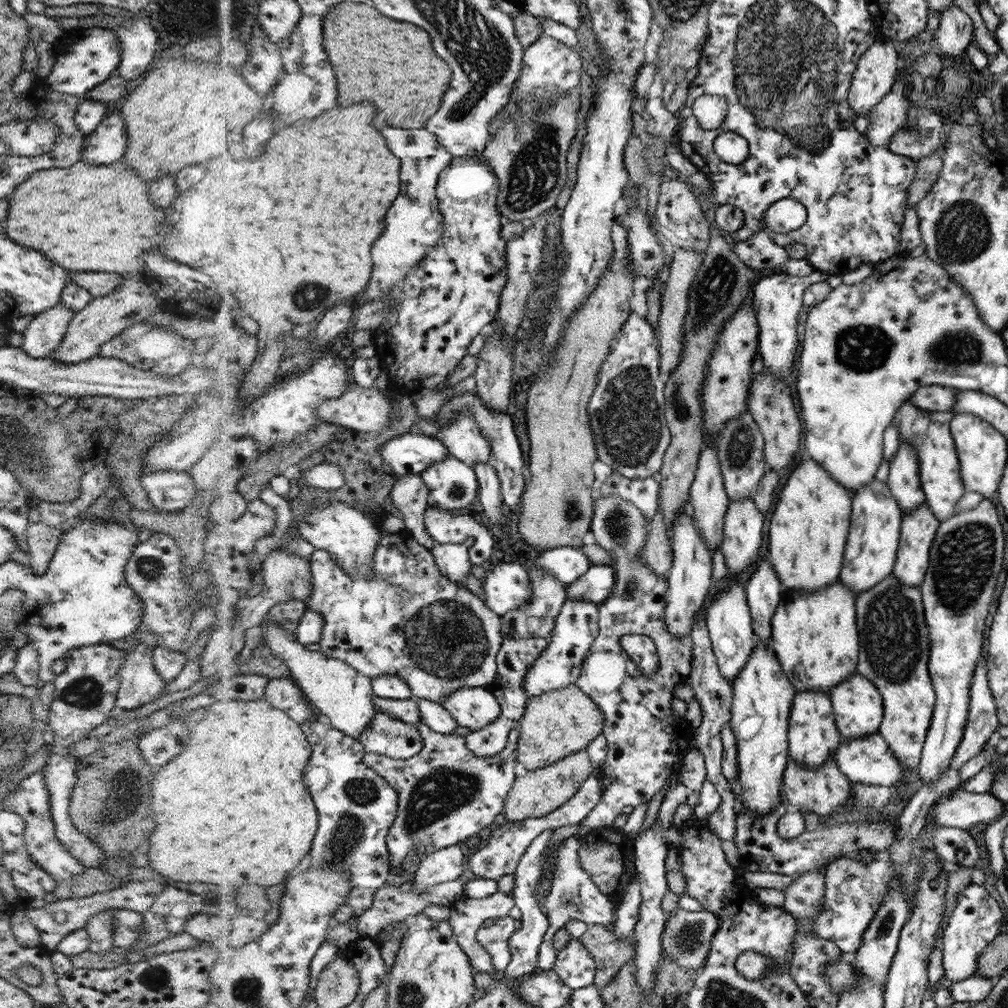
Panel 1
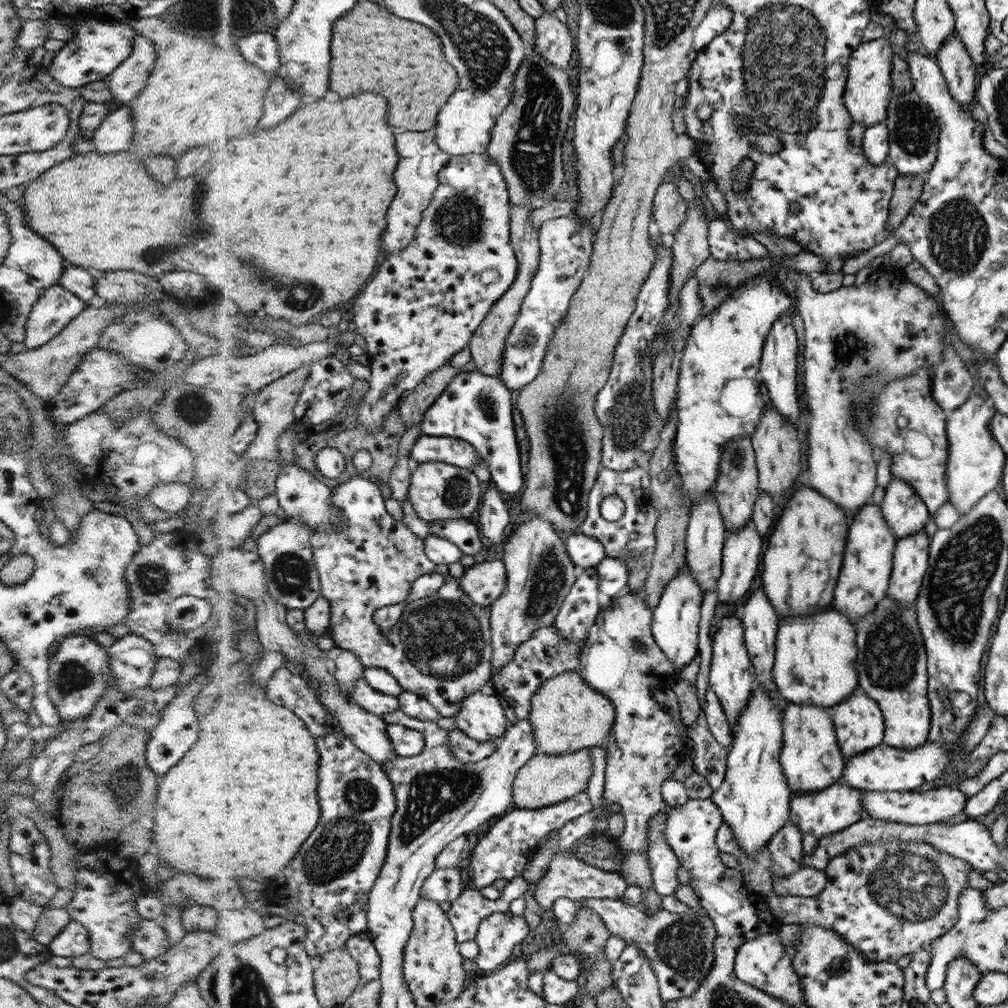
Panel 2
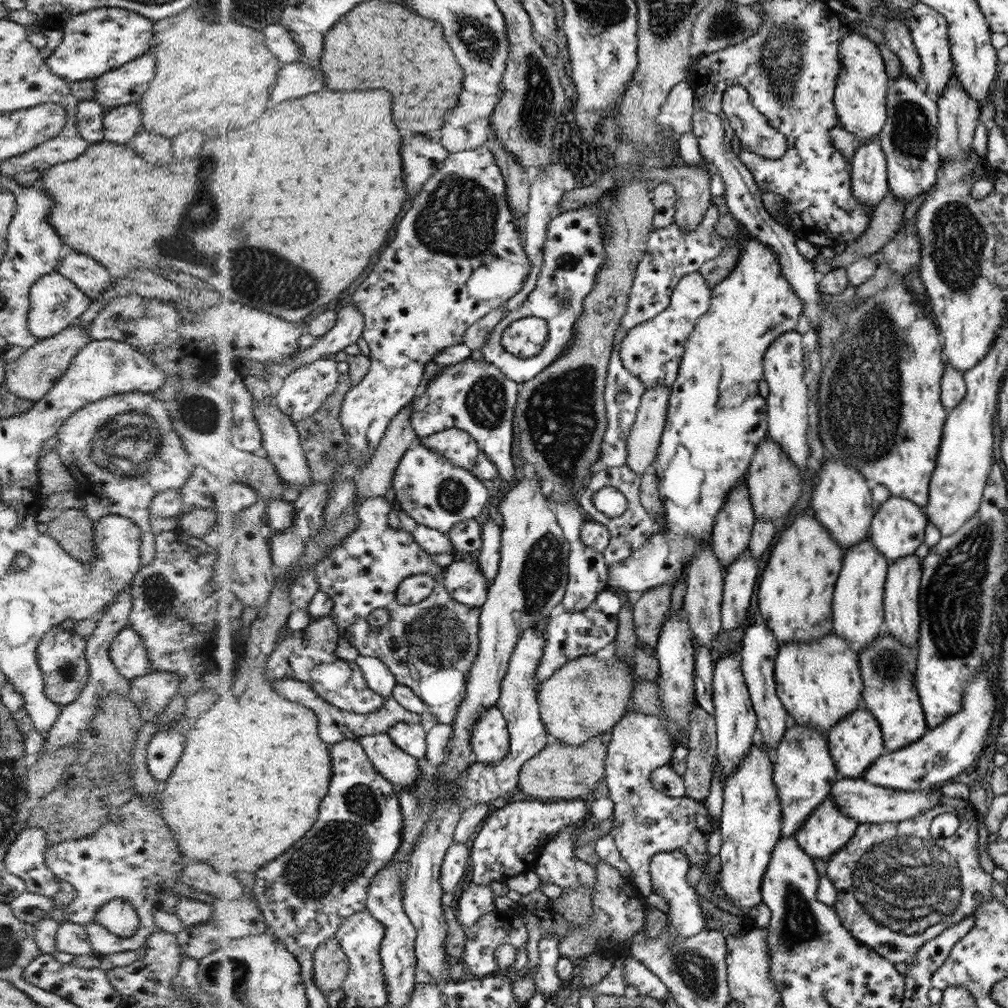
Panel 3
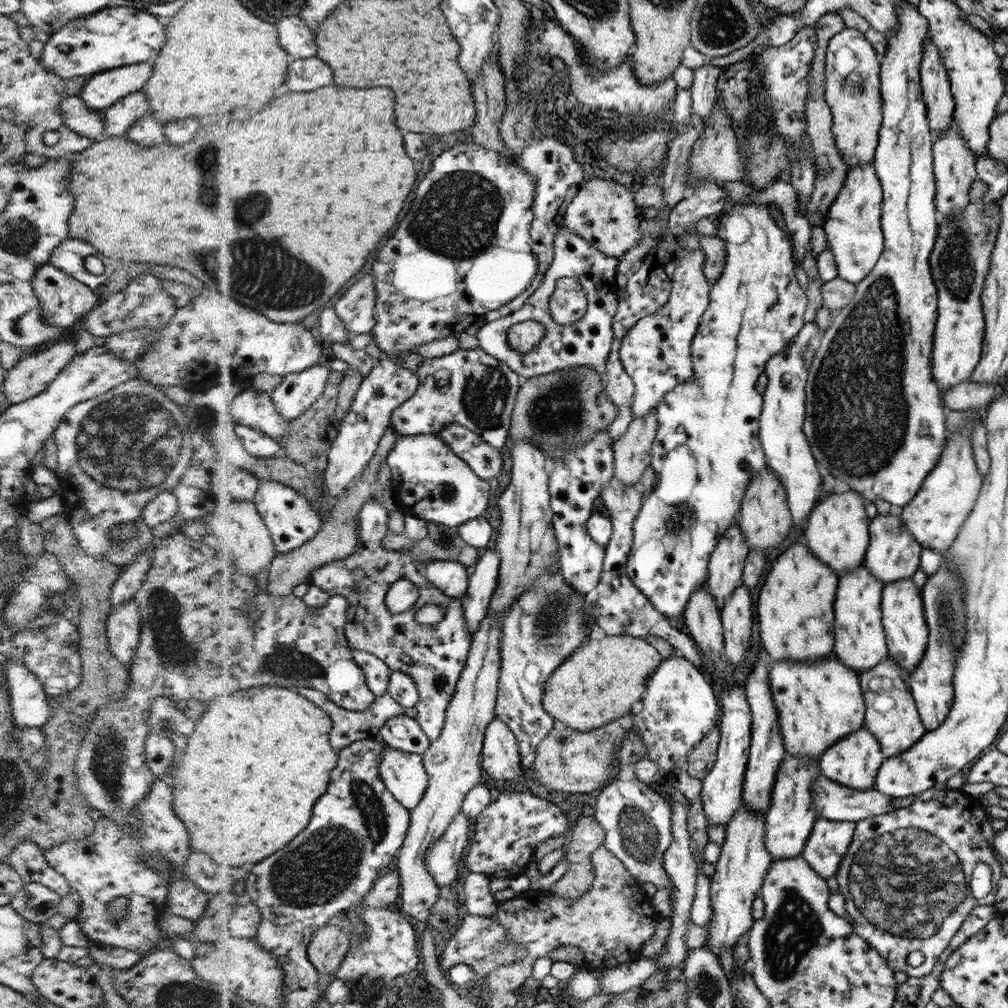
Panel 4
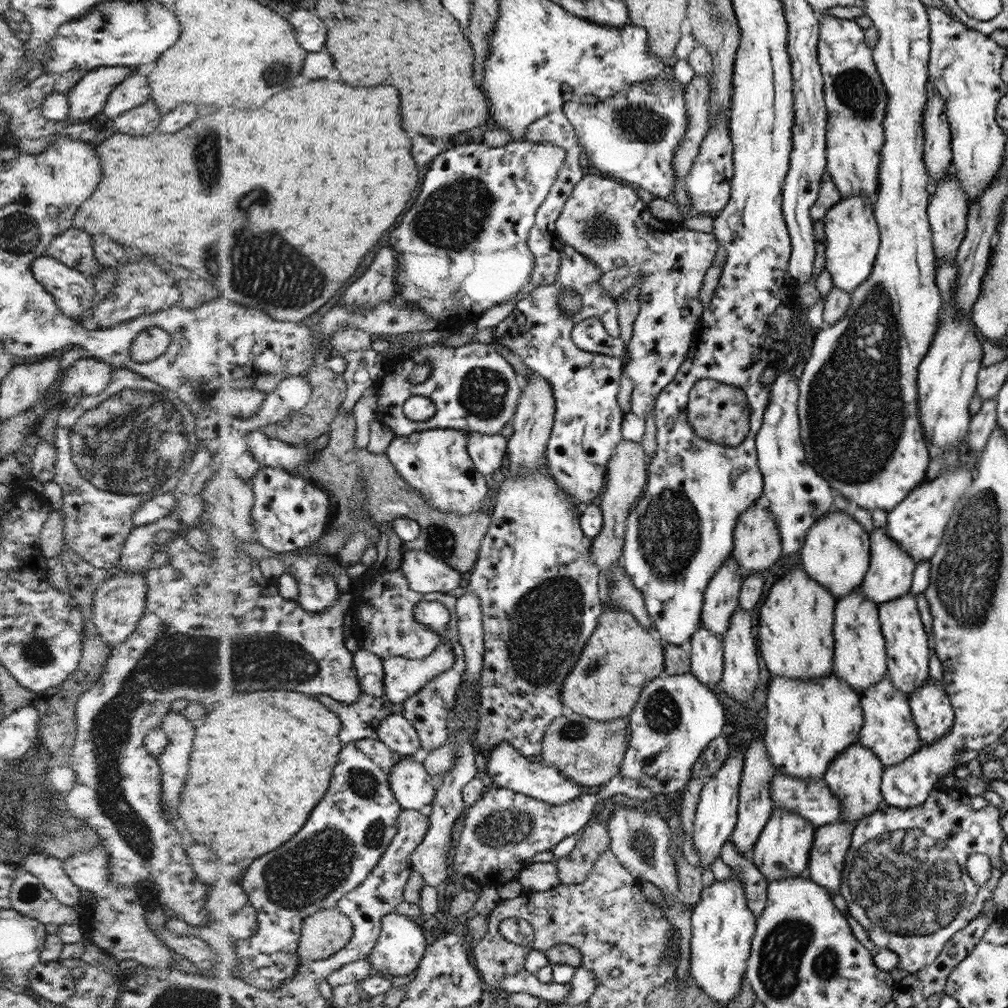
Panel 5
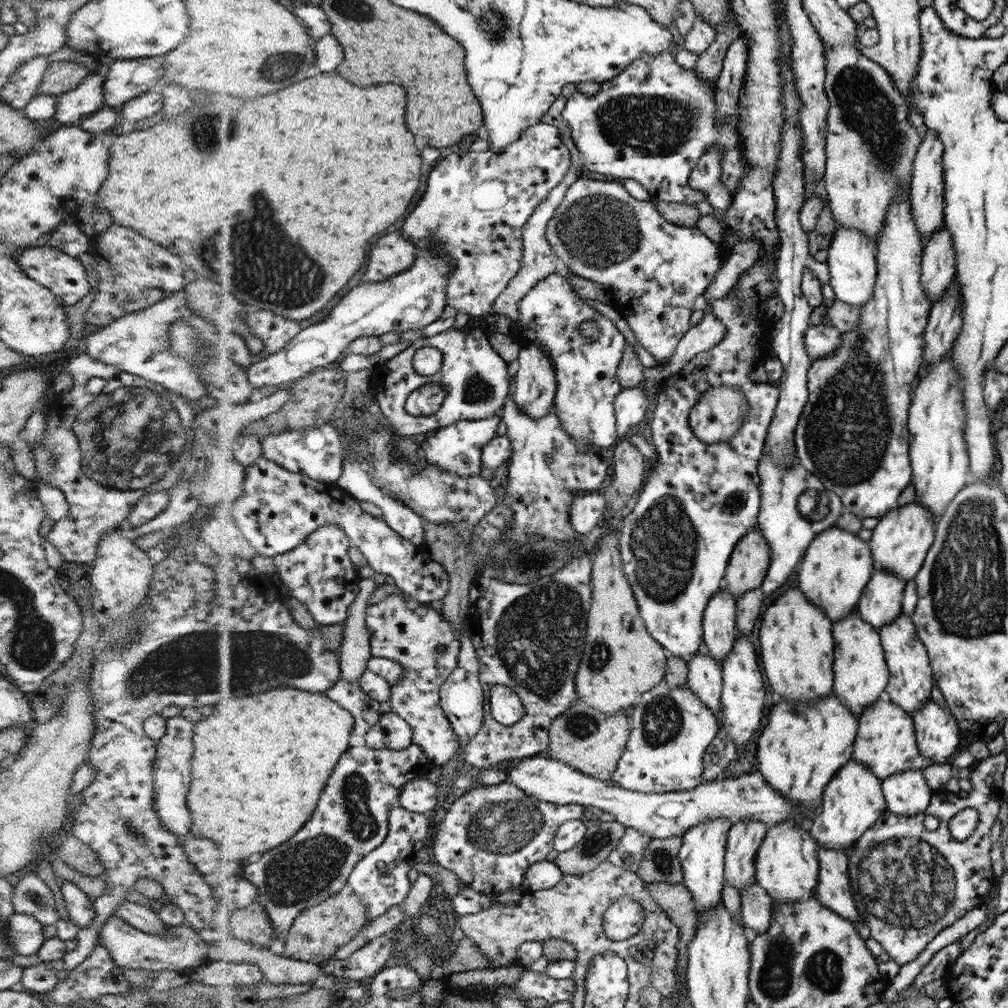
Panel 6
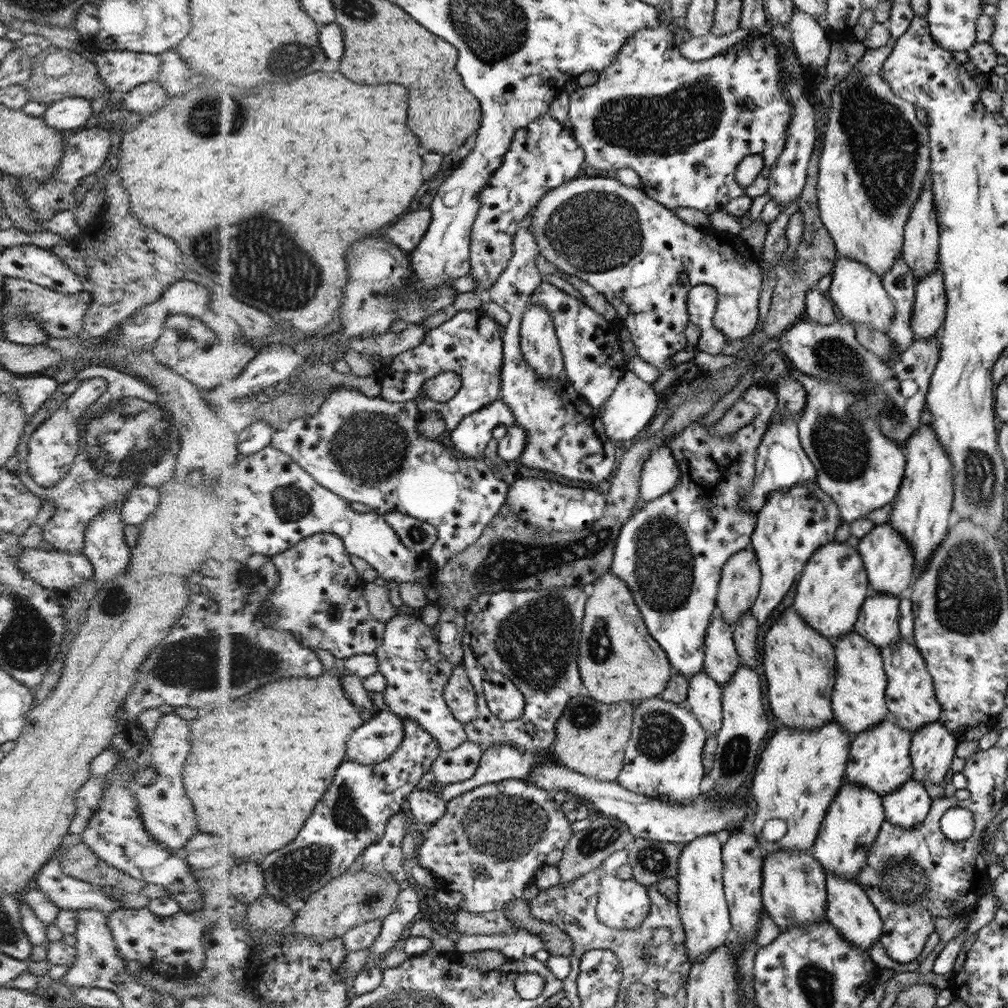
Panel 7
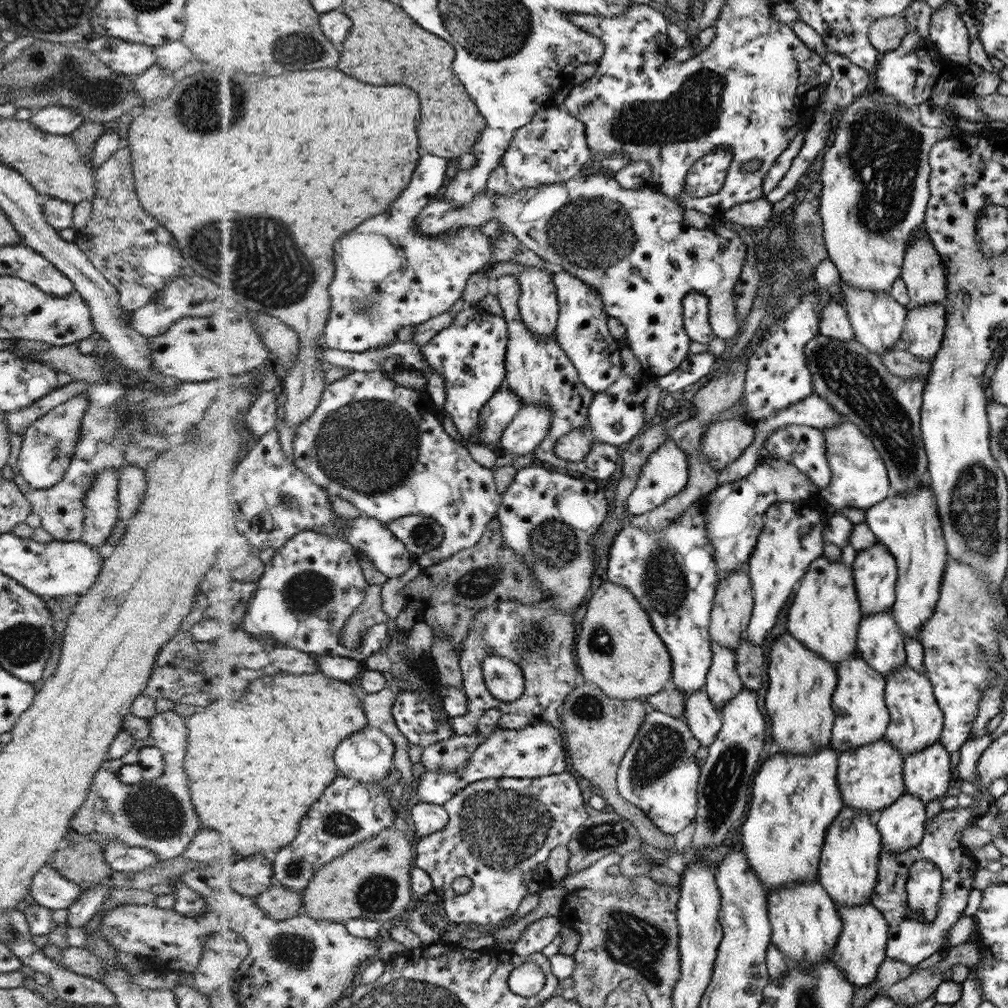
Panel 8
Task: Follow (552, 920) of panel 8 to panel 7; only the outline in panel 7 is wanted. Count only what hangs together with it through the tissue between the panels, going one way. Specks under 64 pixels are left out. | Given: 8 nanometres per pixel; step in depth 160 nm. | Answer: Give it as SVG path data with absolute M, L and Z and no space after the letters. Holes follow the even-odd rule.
M519 929L512 934L472 934L463 935L457 940L457 950L462 953L477 950L499 950L510 959L534 956L544 948L544 941L533 932Z

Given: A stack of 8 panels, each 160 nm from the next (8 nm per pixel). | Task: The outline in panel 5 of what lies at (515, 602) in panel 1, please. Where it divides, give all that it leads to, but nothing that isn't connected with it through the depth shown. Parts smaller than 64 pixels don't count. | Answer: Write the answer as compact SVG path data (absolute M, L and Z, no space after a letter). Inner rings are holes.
M407 550L402 559L402 570L411 580L411 588L421 594L453 594L460 593L465 588L467 575L448 564L448 561L435 557L430 552L422 550Z

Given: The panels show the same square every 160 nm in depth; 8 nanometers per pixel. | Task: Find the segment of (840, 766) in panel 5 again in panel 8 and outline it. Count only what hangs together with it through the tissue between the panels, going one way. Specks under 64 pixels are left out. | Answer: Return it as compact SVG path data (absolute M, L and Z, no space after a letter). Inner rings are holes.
M847 805L832 820L821 850L819 882L838 907L870 903L879 881L879 856L884 844L876 814Z

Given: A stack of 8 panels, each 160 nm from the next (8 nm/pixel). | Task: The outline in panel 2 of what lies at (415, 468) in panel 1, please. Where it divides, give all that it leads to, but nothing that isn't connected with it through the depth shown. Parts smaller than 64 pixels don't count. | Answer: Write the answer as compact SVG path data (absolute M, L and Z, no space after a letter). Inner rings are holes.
M422 434L414 444L410 458L412 464L447 461L448 464L471 469L480 455L470 441L458 436Z

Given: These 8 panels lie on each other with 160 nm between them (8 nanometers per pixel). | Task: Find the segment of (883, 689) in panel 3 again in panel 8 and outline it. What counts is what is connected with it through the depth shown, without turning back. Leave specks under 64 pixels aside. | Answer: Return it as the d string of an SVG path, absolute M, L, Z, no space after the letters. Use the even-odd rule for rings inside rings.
M883 738L874 744L866 744L839 753L838 783L848 807L878 814L890 807L906 794L906 781L903 777L905 758L890 741Z

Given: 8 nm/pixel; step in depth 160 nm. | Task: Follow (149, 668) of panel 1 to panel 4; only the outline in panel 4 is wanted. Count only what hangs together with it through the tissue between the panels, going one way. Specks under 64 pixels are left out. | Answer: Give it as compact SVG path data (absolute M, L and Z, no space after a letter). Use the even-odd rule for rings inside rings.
M134 599L120 607L111 607L106 618L106 638L110 653L123 667L130 666L140 640L140 607Z

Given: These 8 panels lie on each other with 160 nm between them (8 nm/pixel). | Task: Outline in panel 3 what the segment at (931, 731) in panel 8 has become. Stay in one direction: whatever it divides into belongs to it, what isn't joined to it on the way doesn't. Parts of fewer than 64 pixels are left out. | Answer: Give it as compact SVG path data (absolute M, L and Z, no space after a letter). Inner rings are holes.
M917 555L890 562L887 572L886 595L884 596L885 627L892 636L902 644L912 646L918 644L922 630L922 610L920 606L920 574L923 574L922 563Z

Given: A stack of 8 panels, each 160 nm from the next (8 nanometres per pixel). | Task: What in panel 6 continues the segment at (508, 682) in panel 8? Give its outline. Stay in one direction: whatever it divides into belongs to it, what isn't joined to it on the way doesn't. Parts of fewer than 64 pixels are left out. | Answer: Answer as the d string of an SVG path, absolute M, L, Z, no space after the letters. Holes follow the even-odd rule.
M503 684L491 686L487 701L490 703L492 716L500 725L513 726L524 716L524 705L520 697Z

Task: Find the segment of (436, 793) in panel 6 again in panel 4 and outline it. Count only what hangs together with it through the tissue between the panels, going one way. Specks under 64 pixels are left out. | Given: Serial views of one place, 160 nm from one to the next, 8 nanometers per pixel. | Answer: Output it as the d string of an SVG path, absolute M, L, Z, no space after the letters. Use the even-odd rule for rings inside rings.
M387 746L381 772L387 787L404 806L413 810L422 802L431 781L423 754Z

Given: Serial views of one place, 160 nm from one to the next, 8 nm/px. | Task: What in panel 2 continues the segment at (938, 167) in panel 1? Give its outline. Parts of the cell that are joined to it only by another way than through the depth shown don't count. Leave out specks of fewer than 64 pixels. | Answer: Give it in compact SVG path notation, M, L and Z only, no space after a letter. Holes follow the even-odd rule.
M926 175L906 176L906 178L901 176L896 179L890 199L887 231L894 232L911 213L914 203L922 195L922 186L925 180Z

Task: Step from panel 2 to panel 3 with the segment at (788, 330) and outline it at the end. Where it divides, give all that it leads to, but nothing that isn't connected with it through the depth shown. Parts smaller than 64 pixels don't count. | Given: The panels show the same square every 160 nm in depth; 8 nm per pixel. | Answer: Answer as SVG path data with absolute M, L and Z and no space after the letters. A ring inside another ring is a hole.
M790 331L780 335L768 347L764 359L764 380L770 387L768 394L768 436L774 439L789 456L794 464L801 470L801 476L806 474L808 466L808 386L804 384L804 348L802 348L802 335Z

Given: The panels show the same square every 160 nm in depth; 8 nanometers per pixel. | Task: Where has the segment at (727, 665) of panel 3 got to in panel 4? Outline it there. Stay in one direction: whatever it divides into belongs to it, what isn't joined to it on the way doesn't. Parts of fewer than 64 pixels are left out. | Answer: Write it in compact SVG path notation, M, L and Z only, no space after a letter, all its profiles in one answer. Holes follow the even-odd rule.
M739 684L724 685L720 696L723 715L718 726L720 742L717 759L710 772L702 780L700 793L707 824L726 826L742 806L744 779L746 778L748 759L751 750L752 719L750 702L745 688Z

